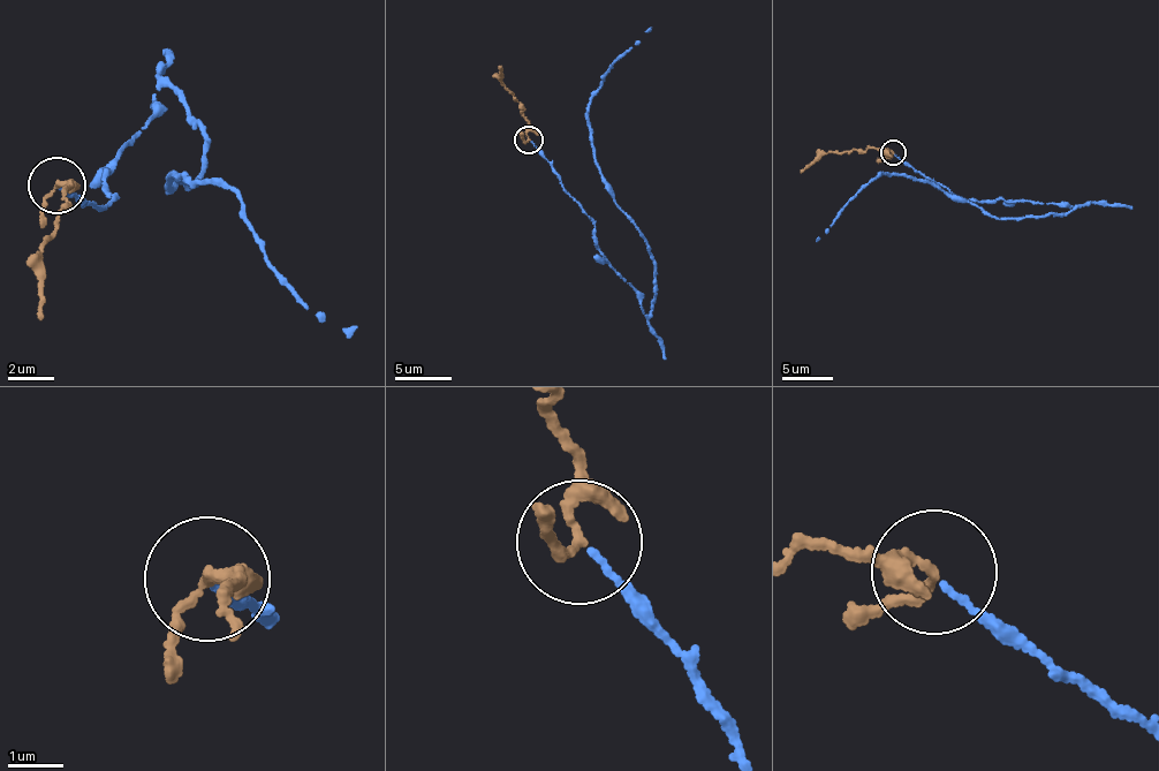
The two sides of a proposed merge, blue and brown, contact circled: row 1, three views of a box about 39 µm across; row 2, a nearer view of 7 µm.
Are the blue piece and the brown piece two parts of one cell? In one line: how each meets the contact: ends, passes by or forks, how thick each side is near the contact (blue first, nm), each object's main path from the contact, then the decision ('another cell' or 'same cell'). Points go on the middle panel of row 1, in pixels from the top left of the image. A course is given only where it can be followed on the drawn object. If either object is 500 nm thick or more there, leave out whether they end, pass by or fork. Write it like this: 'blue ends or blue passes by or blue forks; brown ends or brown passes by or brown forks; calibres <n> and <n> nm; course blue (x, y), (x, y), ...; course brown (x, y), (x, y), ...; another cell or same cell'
blue ends; brown passes by; calibres 110 and 150 nm; course blue (530, 142), (649, 316), (654, 261), (597, 166), (588, 107), (599, 81), (651, 27); course brown (529, 138), (527, 118), (501, 77), (500, 66); same cell

